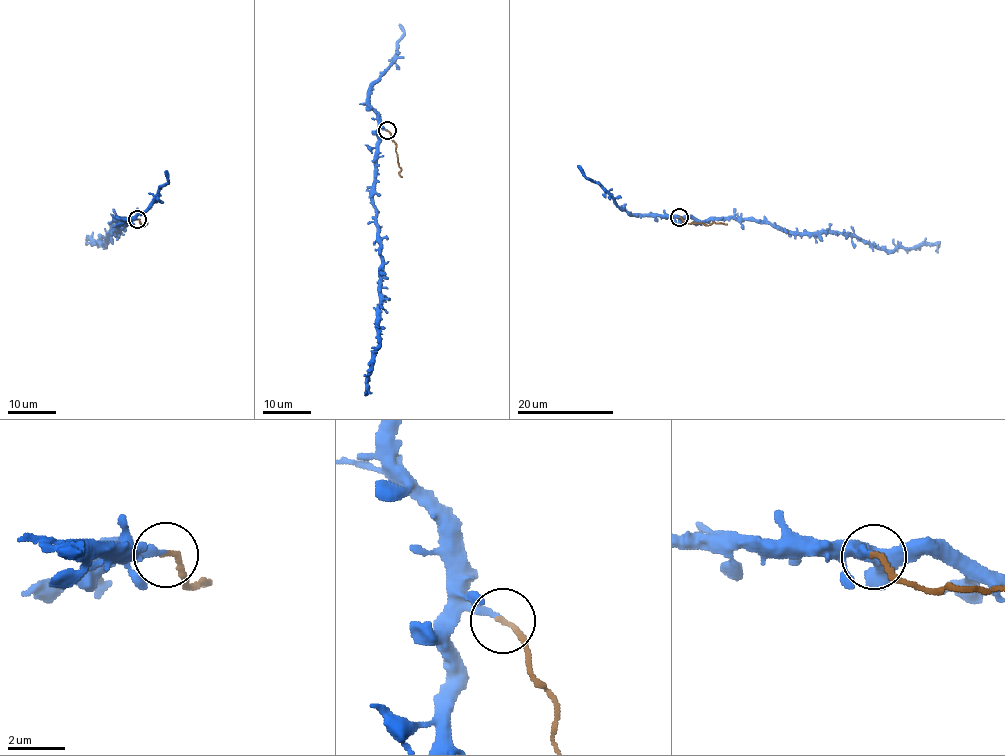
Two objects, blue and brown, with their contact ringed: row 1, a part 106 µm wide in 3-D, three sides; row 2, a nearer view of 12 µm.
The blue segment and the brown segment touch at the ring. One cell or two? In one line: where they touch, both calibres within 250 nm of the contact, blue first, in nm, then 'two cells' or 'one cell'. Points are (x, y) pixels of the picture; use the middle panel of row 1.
at (387, 130); 240 nm thick on the blue side, 180 nm on the other; two cells

